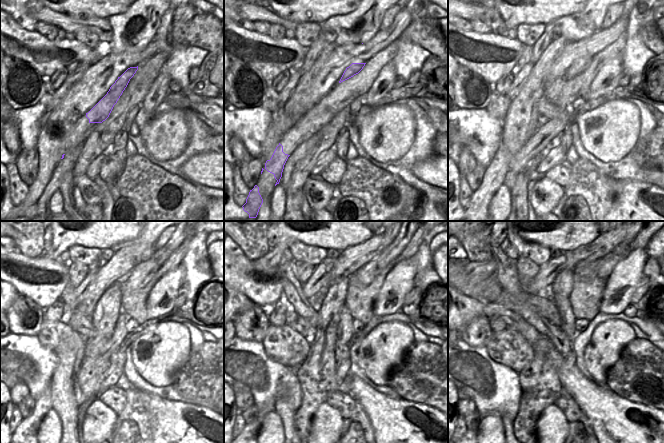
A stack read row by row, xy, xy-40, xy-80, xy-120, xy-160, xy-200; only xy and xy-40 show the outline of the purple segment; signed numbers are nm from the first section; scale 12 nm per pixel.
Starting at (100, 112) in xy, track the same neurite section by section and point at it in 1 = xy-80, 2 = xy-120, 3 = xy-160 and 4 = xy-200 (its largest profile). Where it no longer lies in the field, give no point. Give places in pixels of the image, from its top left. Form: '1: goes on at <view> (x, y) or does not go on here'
1: goes on at xy-80 (580, 65)
2: goes on at xy-120 (140, 277)
3: goes on at xy-160 (365, 275)
4: goes on at xy-200 (624, 245)

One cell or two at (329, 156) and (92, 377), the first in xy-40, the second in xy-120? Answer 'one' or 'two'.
two

